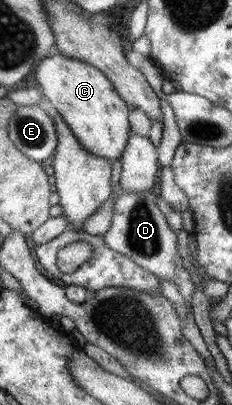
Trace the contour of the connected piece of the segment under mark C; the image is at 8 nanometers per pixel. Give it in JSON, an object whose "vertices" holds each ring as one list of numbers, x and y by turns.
{"vertices":[[54,51,40,59,34,76,34,80,42,88,44,98,49,102,48,108,60,116,84,151,110,163,121,158,130,132,126,121,130,109,100,70]]}

